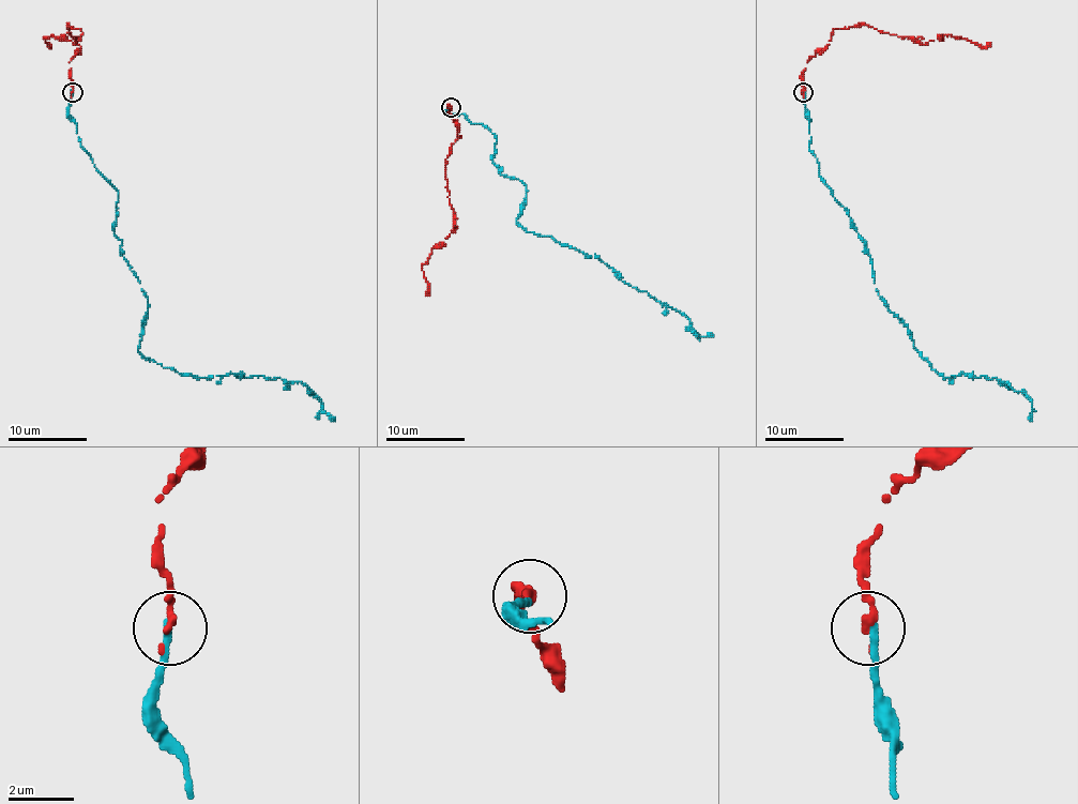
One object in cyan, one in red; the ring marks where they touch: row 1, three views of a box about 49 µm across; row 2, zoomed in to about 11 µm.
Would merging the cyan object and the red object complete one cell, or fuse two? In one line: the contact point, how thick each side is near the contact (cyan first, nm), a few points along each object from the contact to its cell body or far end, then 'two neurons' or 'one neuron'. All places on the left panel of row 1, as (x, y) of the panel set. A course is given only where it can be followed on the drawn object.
(72, 92) | 260/280 nm | cyan via (73, 91), (69, 116), (118, 192), (114, 233), (148, 299), (138, 350), (199, 378), (301, 381), (335, 421) | red via (73, 91), (69, 62), (78, 52), (82, 32), (66, 25), (75, 44), (52, 34), (43, 39), (49, 42) | one neuron

